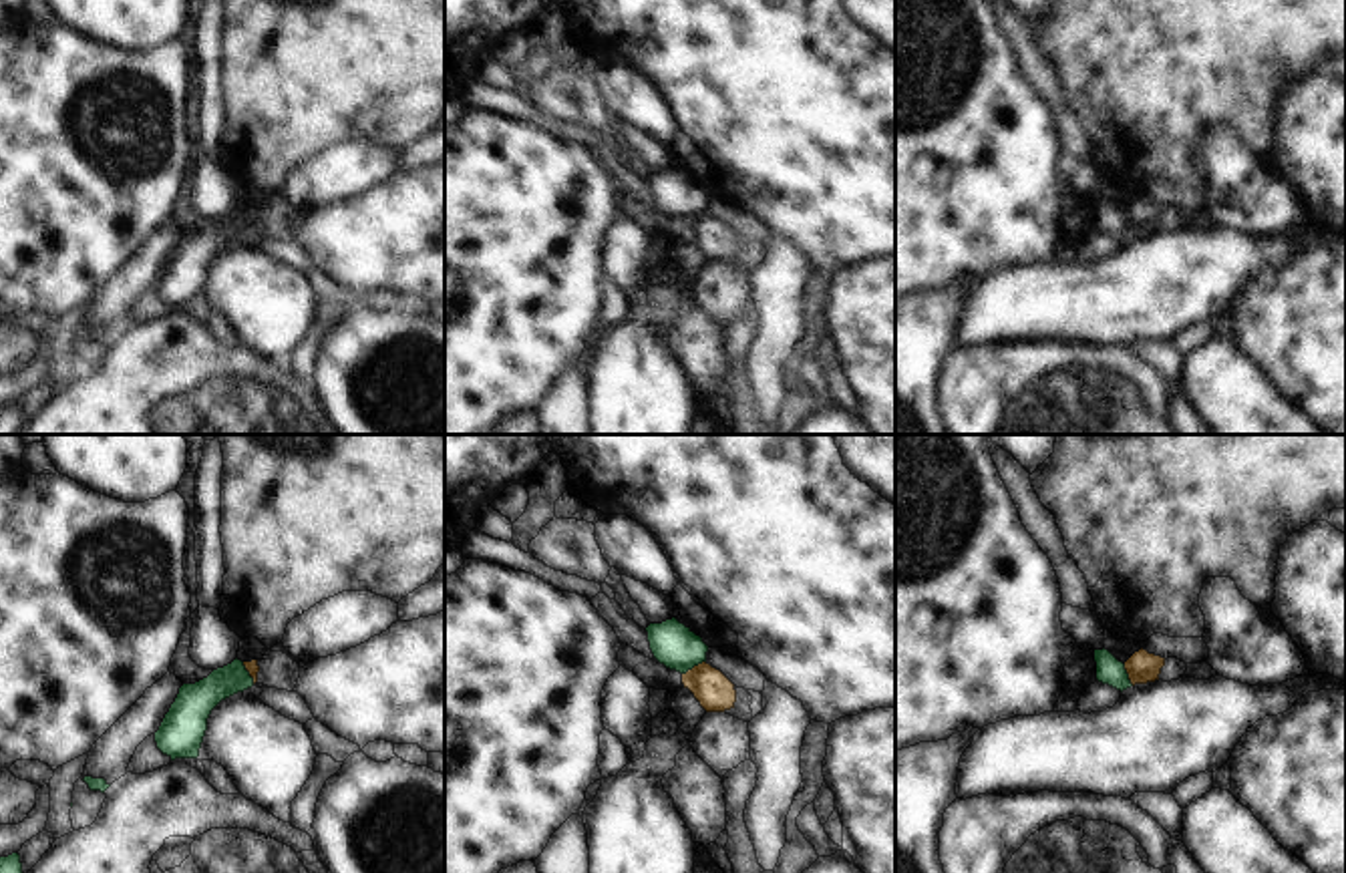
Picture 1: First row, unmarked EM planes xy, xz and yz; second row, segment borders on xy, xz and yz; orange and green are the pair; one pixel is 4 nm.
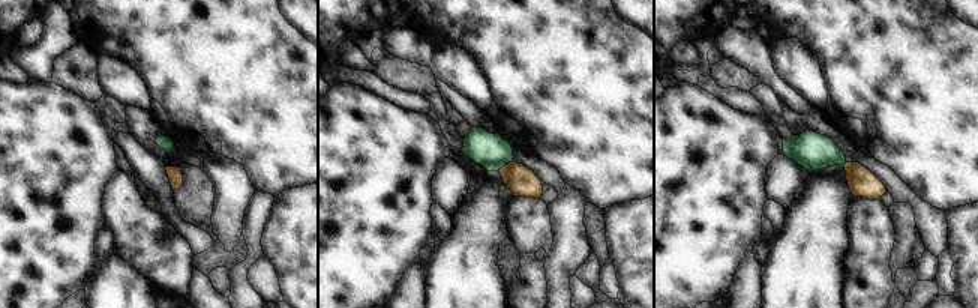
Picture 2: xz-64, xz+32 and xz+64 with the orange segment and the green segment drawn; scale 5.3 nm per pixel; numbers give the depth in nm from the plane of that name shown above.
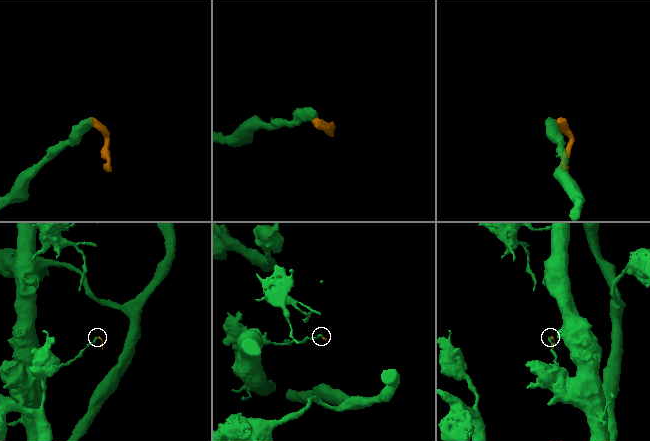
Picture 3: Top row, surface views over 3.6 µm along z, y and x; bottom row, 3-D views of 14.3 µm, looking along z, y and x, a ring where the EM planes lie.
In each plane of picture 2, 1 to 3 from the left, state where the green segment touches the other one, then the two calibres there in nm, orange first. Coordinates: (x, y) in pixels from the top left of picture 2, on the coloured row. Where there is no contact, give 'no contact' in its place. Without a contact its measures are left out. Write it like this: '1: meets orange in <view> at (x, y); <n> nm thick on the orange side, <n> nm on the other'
1: no contact
2: meets orange in xz+32 at (506, 164); 160 nm thick on the orange side, 190 nm on the other
3: no contact

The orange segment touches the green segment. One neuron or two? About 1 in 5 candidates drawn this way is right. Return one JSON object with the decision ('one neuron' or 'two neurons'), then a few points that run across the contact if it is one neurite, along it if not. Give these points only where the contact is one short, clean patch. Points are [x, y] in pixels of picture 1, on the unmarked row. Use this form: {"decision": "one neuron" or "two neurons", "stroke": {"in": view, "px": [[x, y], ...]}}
{"decision": "two neurons", "stroke": {"in": "xz", "px": [[705, 210], [683, 224]]}}

